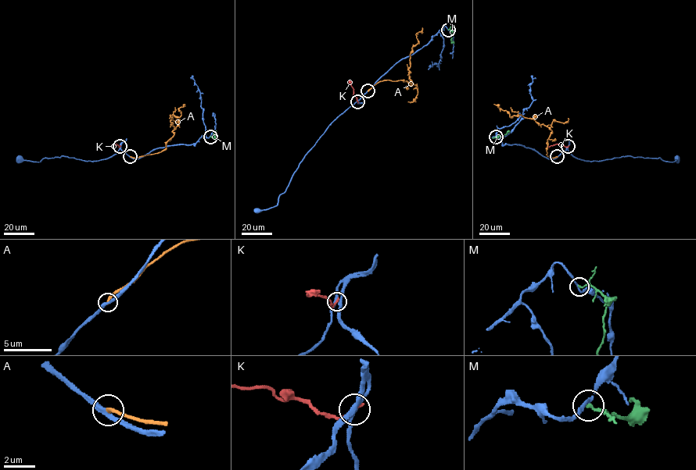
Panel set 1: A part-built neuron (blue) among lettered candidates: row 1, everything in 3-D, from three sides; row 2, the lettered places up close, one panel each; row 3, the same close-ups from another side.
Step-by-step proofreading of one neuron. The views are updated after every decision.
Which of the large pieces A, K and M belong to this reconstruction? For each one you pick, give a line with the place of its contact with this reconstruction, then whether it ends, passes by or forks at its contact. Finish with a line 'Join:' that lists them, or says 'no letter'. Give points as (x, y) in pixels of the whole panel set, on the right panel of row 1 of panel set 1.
Join: no letter

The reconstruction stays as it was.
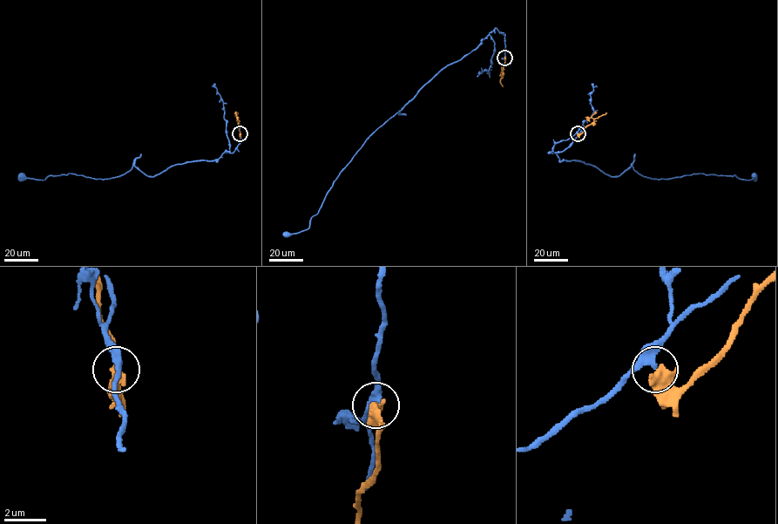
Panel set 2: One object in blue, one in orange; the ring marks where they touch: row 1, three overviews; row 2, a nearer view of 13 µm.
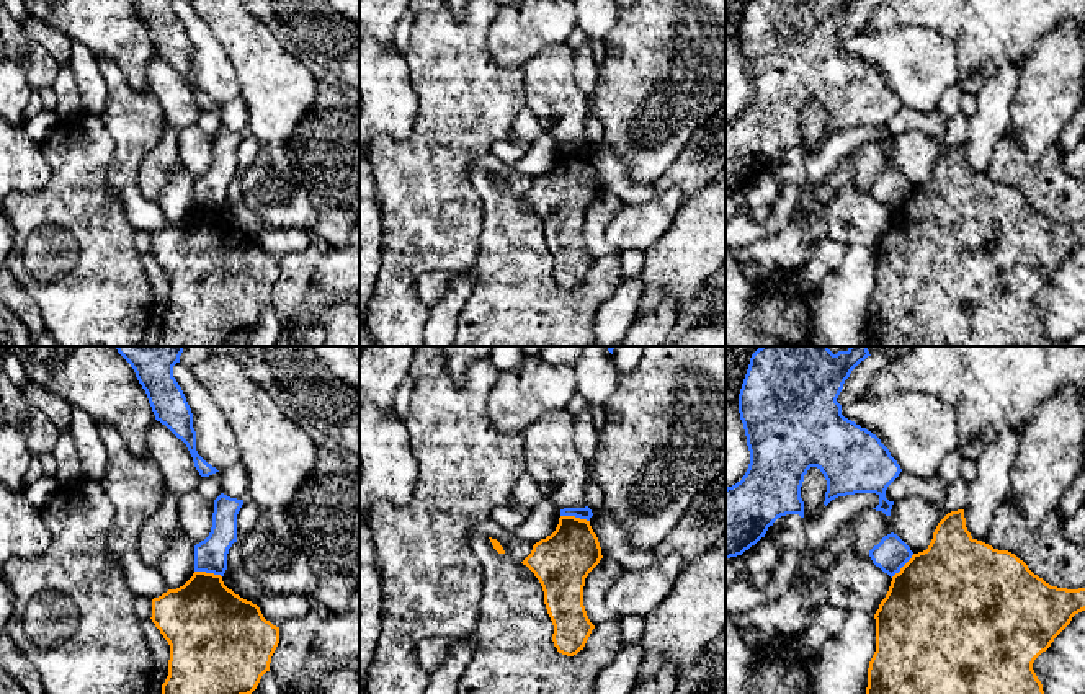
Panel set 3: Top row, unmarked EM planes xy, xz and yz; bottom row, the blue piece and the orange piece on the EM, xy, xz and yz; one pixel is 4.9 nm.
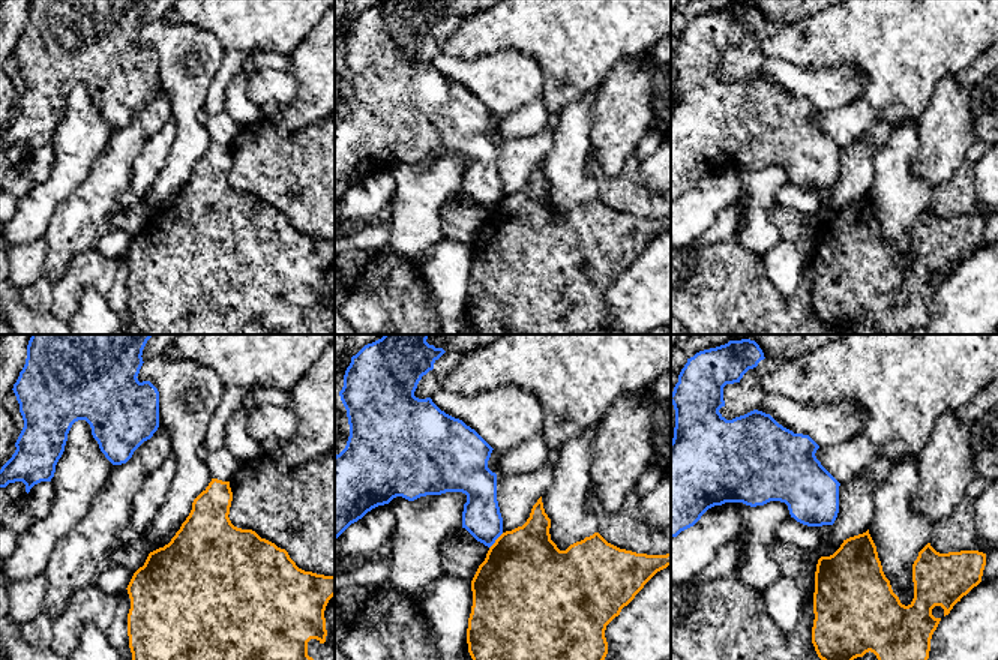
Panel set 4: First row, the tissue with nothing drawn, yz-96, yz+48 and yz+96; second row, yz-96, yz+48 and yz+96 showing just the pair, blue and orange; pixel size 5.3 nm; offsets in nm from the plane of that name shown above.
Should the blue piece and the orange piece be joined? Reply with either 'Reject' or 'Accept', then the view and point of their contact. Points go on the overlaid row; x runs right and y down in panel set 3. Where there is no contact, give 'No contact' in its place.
Reject. Touches blue at xz (575, 516)

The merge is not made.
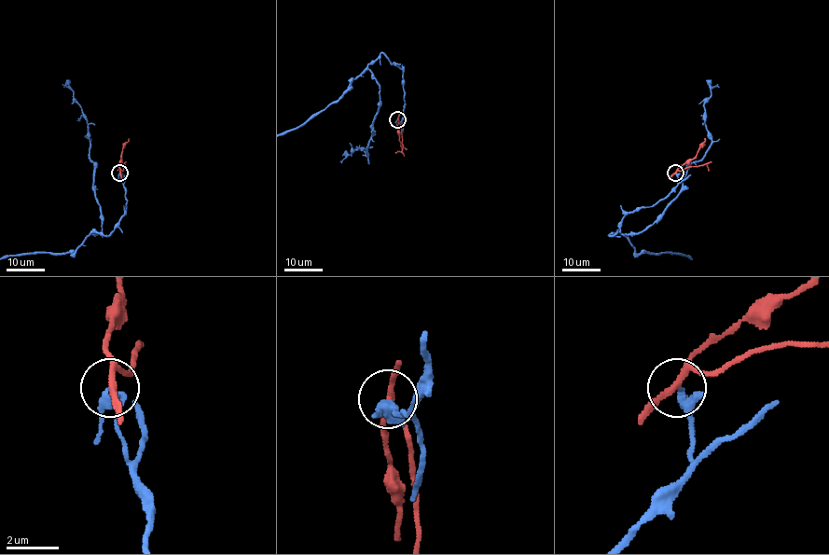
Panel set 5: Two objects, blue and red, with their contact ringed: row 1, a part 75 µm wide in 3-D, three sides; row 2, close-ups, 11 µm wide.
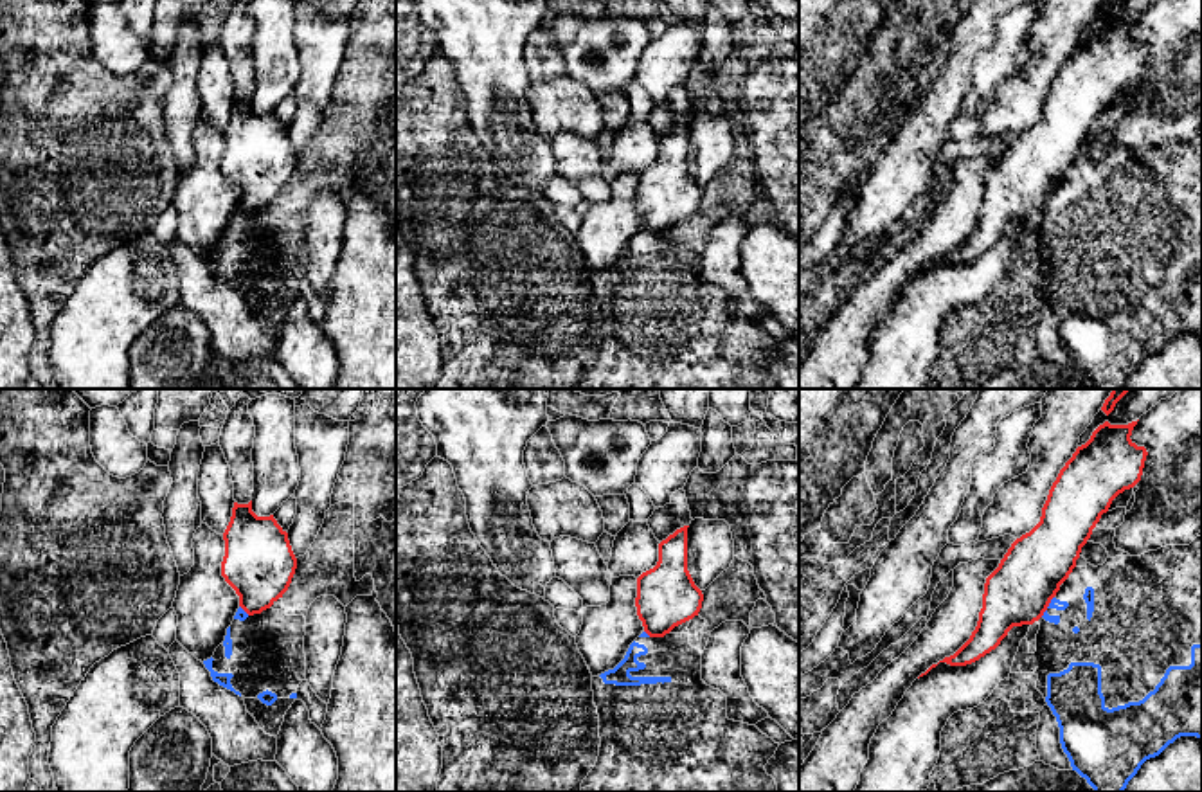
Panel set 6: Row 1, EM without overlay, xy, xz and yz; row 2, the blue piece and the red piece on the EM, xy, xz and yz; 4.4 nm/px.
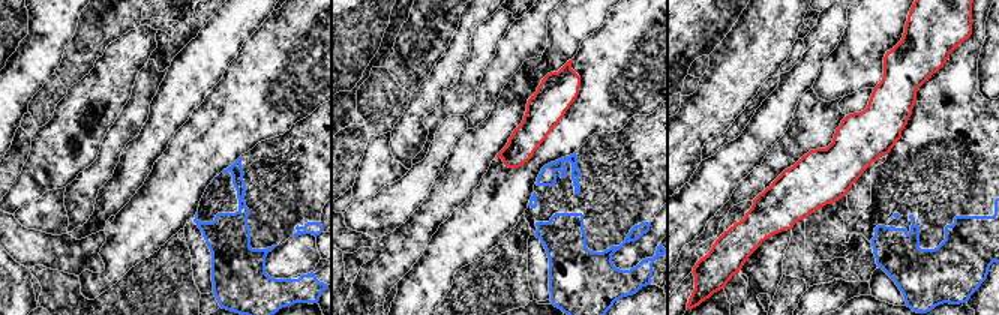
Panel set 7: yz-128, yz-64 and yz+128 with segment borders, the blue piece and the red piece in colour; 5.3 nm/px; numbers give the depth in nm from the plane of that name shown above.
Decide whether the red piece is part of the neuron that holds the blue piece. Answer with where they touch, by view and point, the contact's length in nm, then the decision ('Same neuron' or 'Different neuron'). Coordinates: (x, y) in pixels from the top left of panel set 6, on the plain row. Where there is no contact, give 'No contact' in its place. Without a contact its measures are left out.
Touches blue at yz (1048, 204). Shared border 110 nm. Different neuron

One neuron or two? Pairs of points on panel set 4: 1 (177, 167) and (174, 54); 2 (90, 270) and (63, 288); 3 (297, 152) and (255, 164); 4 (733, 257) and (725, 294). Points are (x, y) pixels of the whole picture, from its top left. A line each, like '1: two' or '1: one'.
1: one
2: one
3: one
4: one

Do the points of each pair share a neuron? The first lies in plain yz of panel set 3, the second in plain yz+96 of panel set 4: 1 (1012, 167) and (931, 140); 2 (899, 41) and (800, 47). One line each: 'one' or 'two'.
1: two
2: two

